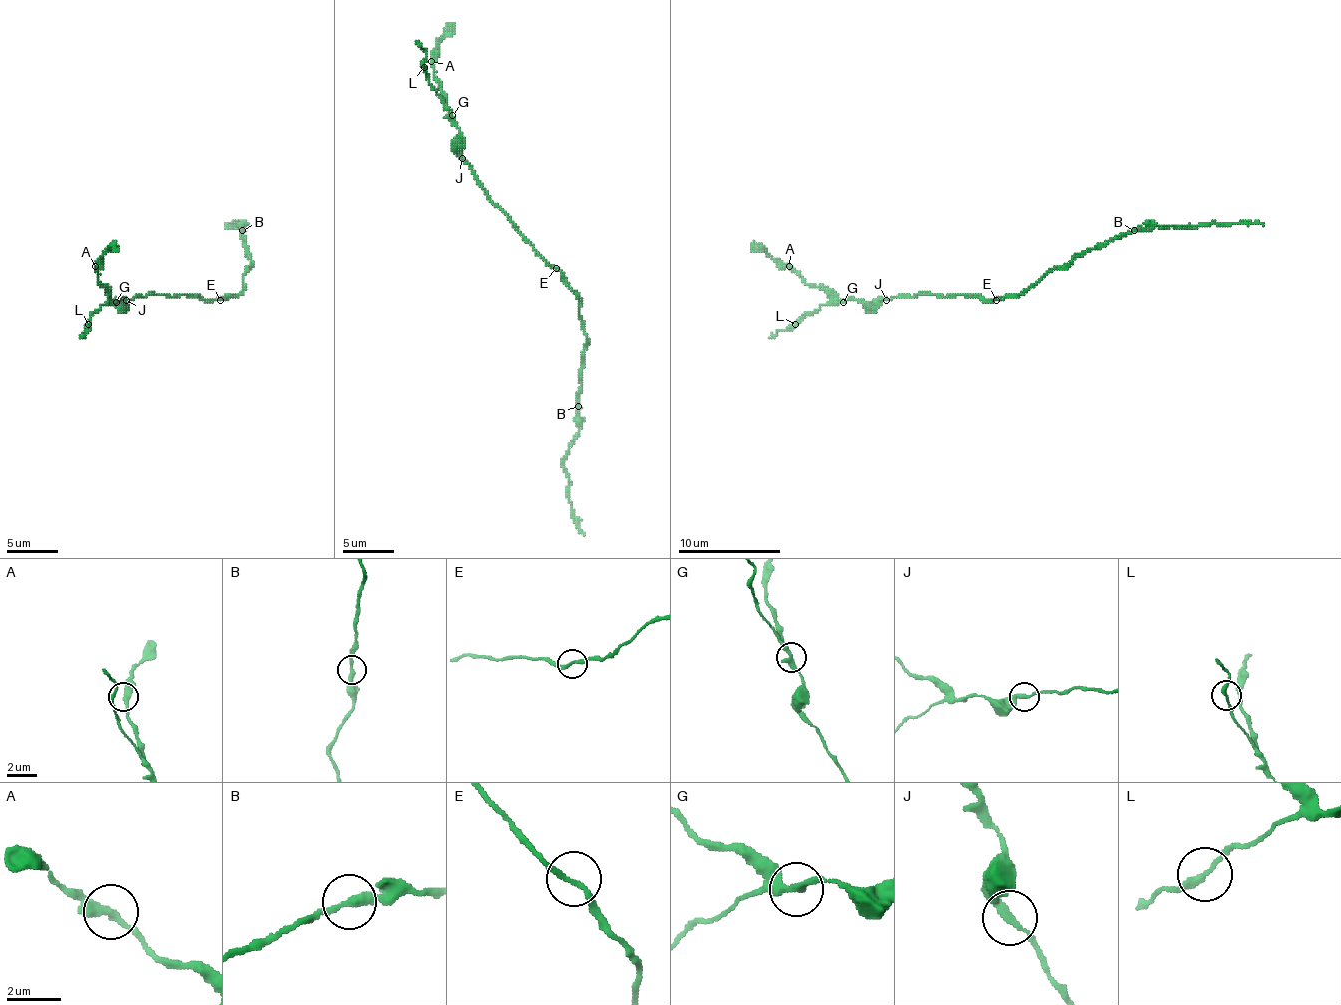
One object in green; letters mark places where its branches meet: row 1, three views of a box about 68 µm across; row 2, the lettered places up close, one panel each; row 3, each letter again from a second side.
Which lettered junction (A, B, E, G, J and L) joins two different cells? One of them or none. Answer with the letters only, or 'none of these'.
none of these

